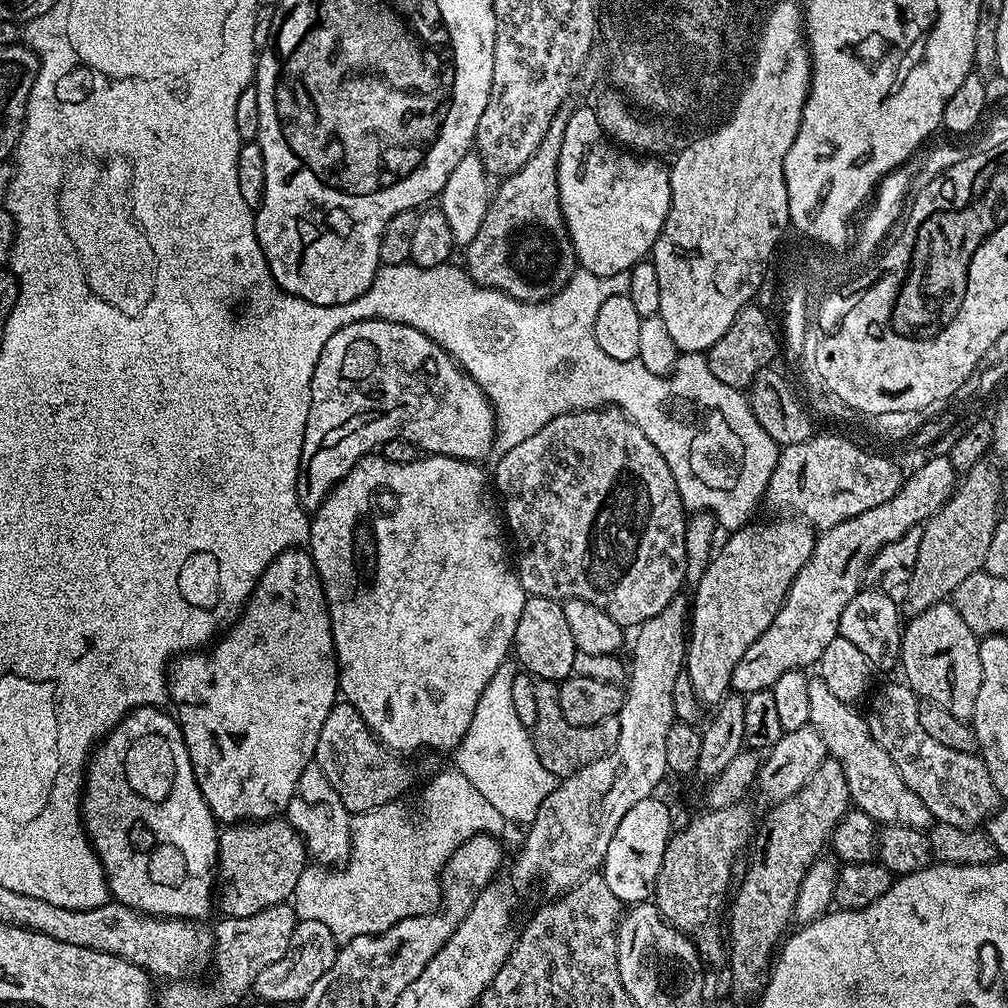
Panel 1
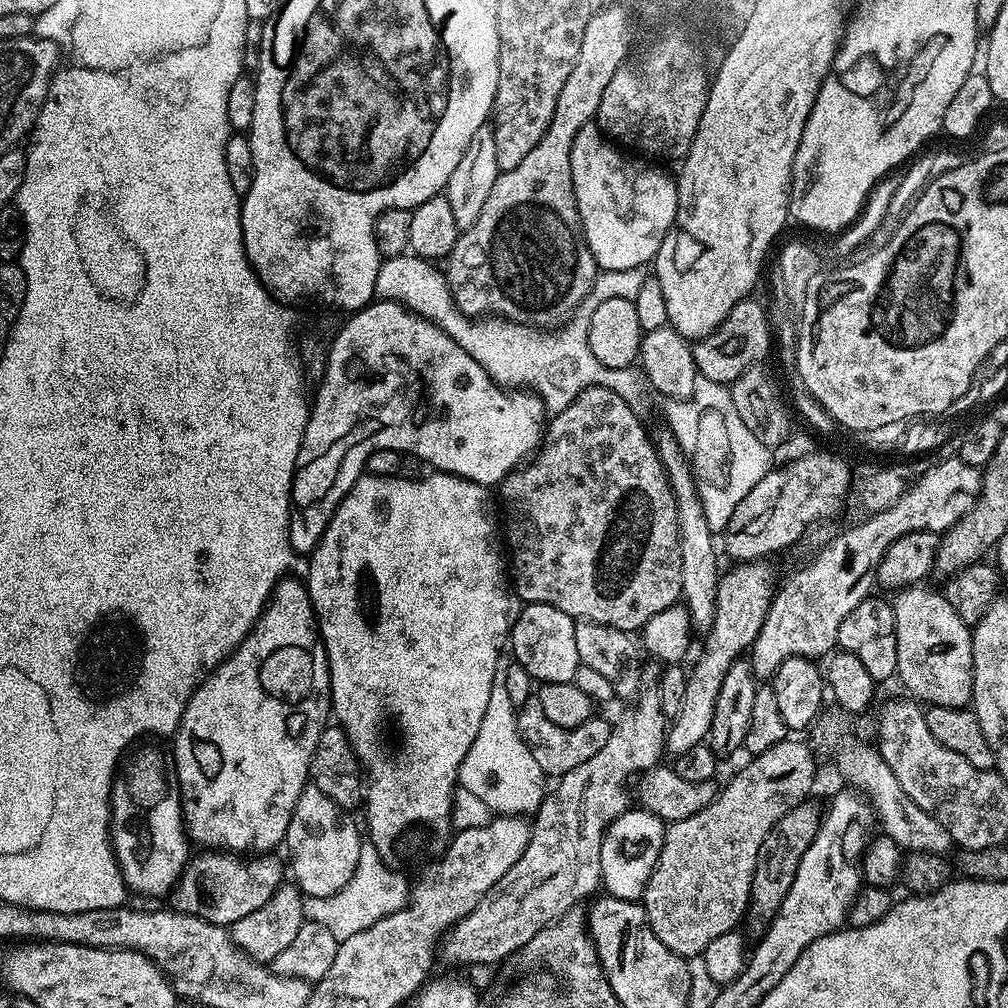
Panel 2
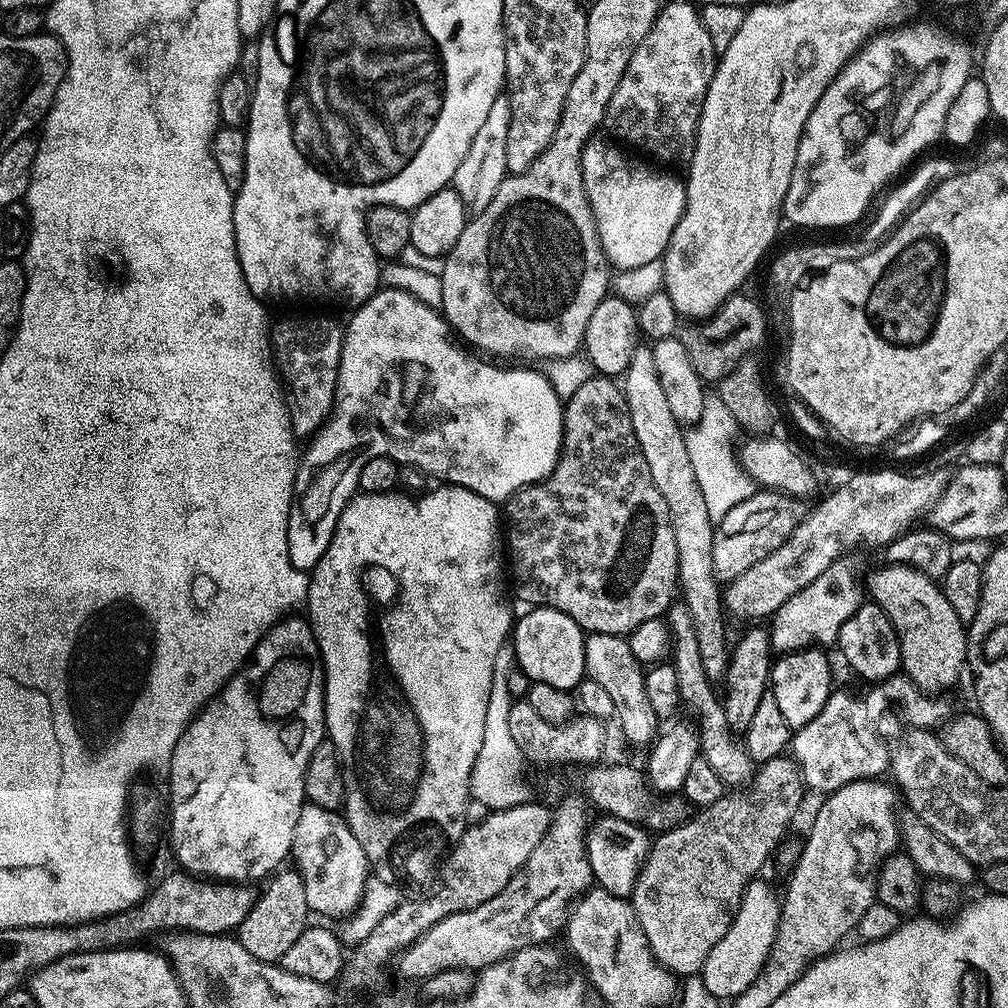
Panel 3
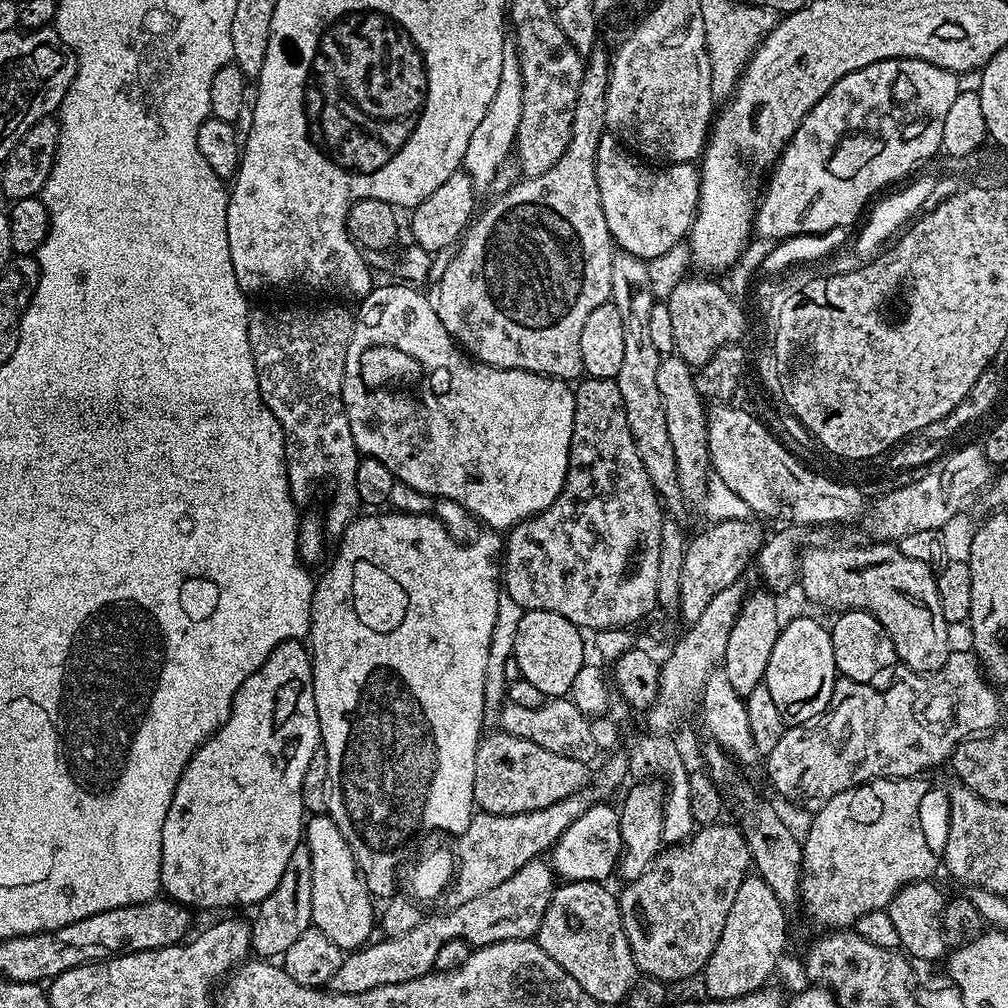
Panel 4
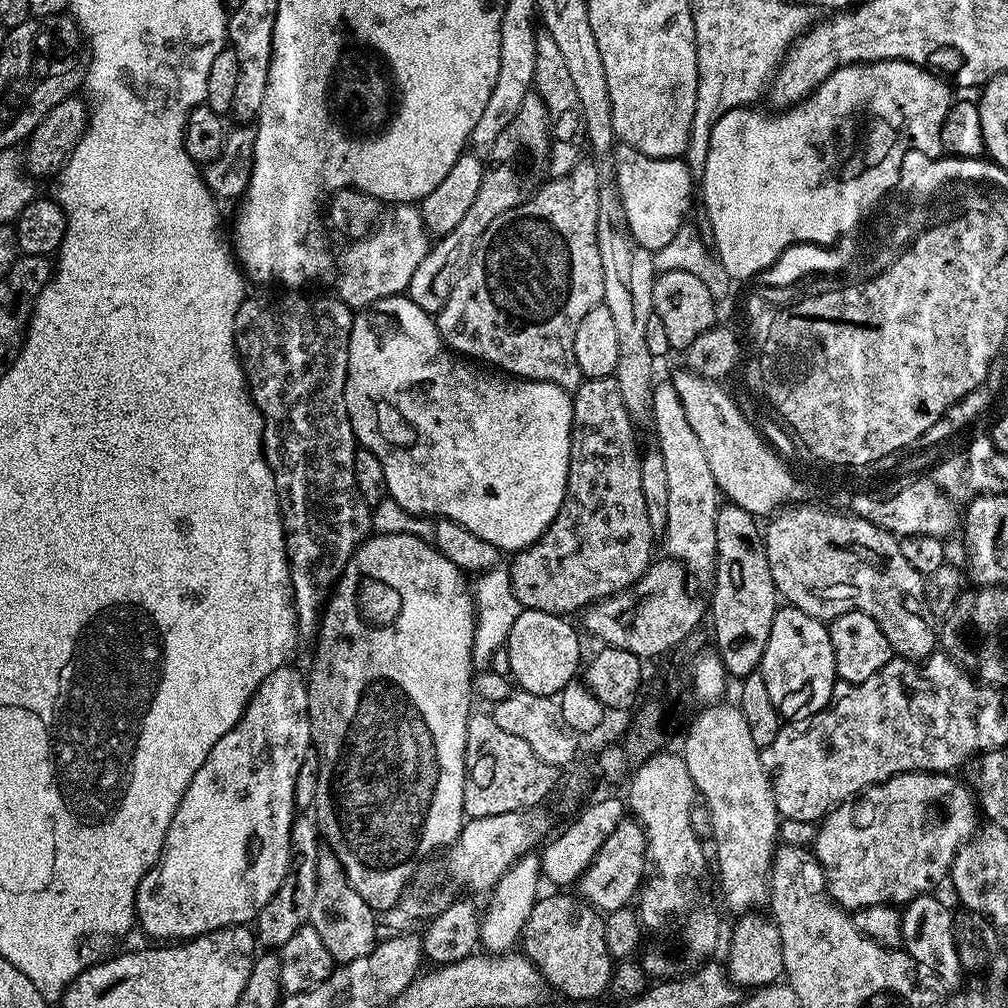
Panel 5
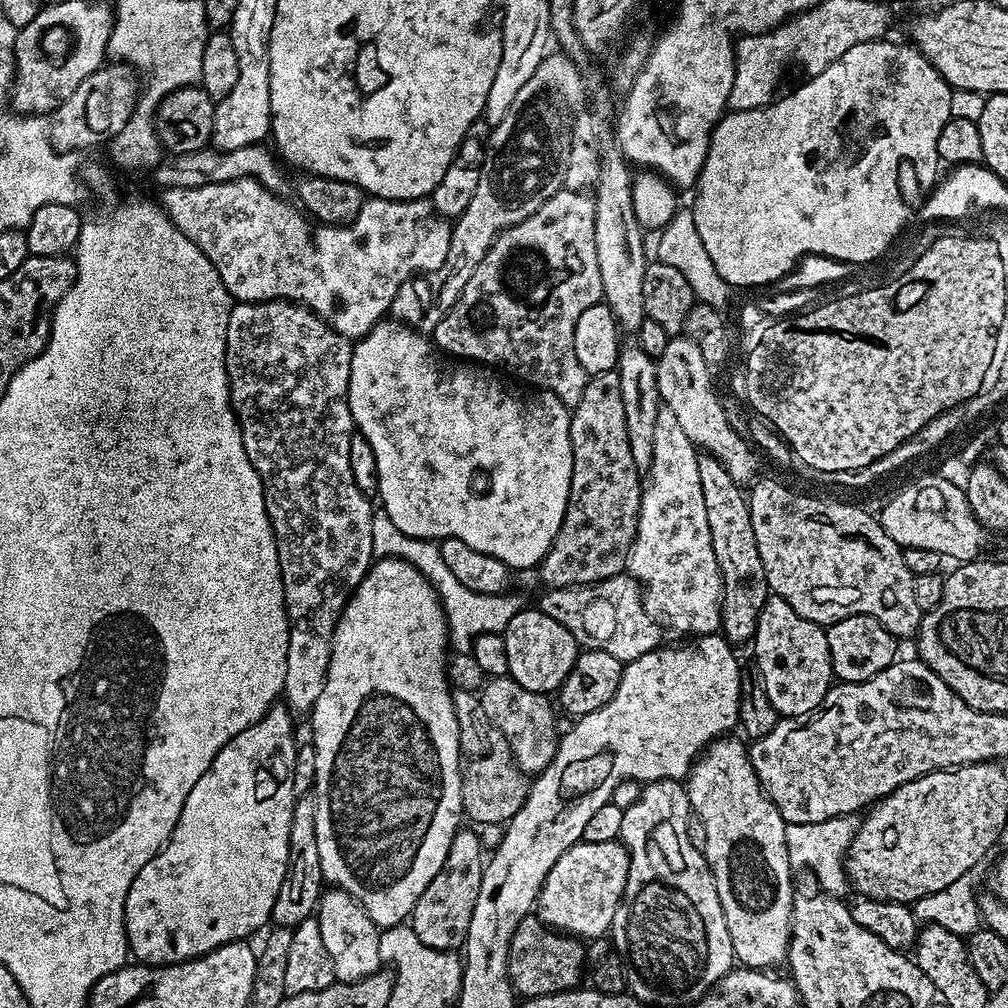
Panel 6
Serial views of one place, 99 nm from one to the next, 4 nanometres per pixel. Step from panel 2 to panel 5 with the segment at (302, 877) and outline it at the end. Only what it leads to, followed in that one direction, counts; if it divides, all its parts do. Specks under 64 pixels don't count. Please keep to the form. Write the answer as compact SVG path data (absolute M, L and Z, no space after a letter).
M331 850L321 851L318 858L318 886L314 890L314 906L310 910L310 923L314 926L314 930L318 930L318 935L322 937L326 950L330 950L333 961L345 964L354 958L362 958L370 954L370 950L378 943L376 919L378 919L377 913L364 901L362 894L354 890L354 886L346 878L344 867L338 862L336 855Z

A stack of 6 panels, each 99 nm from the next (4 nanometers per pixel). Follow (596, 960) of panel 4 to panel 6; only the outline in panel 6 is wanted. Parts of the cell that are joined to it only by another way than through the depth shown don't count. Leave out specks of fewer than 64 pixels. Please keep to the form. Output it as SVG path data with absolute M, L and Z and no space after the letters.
M530 914L522 918L522 922L518 922L518 930L514 930L514 938L508 947L508 981L524 998L538 994L554 994L567 988L577 987L581 983L580 975L583 972L585 975L586 972L585 949L585 945L577 937L561 934L542 923L539 915Z

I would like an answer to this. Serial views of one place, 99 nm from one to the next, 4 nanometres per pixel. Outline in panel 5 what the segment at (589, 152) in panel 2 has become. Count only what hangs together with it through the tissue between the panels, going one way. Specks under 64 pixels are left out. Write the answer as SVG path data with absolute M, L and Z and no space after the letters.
M625 144L615 149L615 160L614 183L620 195L622 210L626 212L630 234L634 234L636 241L647 248L655 250L666 246L666 242L670 242L670 238L677 236L680 229L685 227L684 215L692 204L694 179L688 165L680 158L659 160Z

